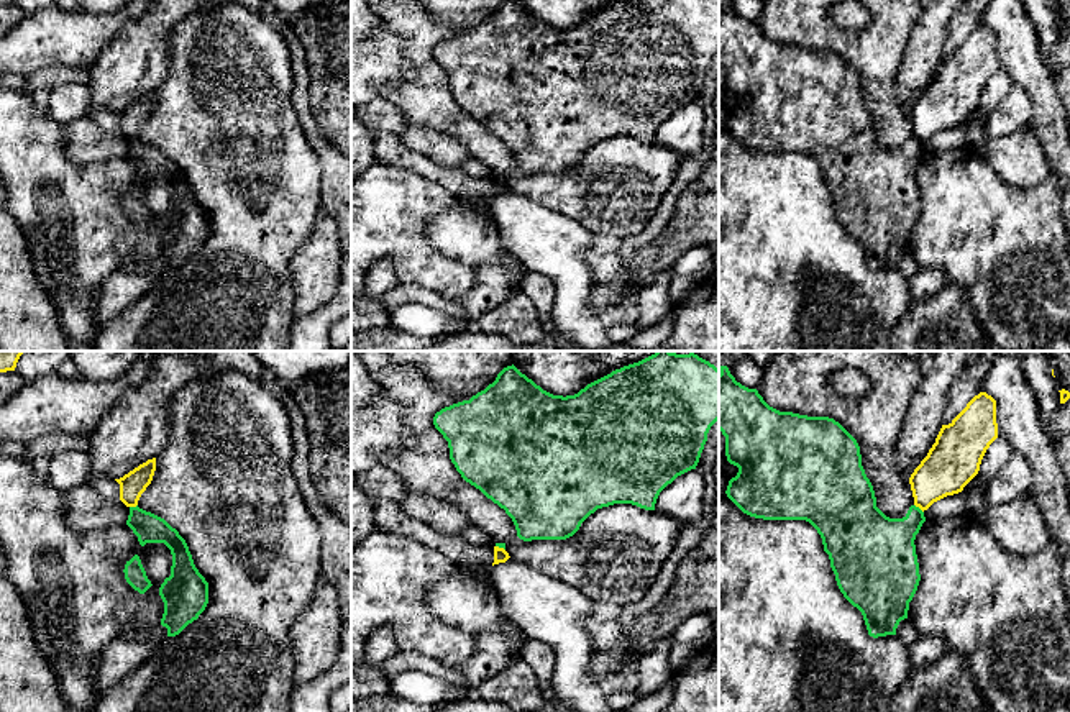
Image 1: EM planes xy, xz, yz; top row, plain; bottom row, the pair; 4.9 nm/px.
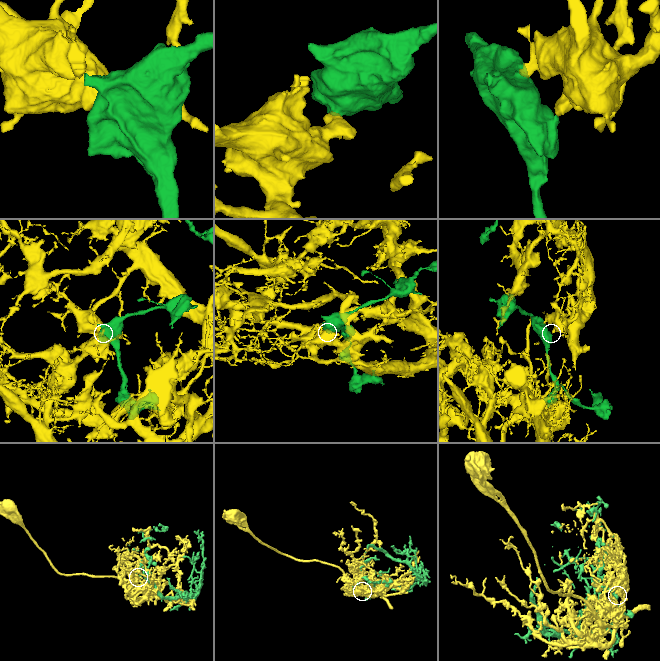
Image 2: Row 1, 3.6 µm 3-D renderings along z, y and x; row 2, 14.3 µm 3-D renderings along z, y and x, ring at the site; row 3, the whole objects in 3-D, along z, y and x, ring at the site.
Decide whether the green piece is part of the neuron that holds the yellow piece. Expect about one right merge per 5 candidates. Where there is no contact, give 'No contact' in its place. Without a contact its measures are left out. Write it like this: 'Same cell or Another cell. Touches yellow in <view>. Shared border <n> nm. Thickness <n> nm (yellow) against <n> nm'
Another cell. Touches yellow in yz. Shared border 60 nm. Thickness 240 nm (yellow) against 280 nm

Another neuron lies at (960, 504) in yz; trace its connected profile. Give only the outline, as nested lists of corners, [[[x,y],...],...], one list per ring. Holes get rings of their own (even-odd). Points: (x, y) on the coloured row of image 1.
[[[998,436],[981,459],[980,487],[973,492],[962,491],[934,502],[924,510],[926,520],[950,520],[963,515],[980,517],[985,509],[985,486],[1006,466],[1013,451],[1013,446],[1003,436]]]

